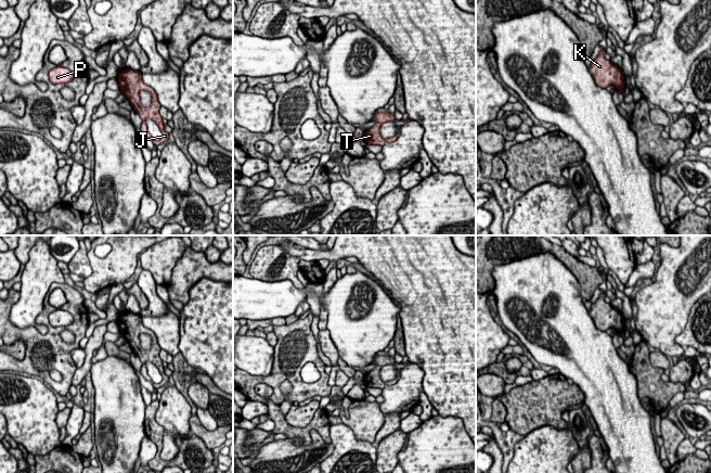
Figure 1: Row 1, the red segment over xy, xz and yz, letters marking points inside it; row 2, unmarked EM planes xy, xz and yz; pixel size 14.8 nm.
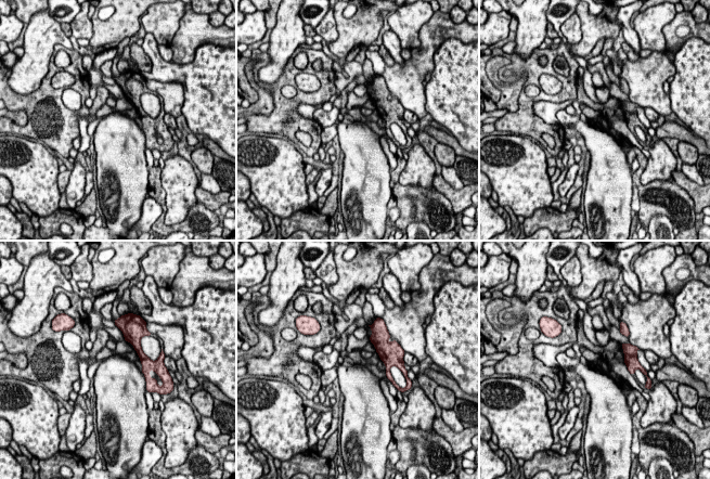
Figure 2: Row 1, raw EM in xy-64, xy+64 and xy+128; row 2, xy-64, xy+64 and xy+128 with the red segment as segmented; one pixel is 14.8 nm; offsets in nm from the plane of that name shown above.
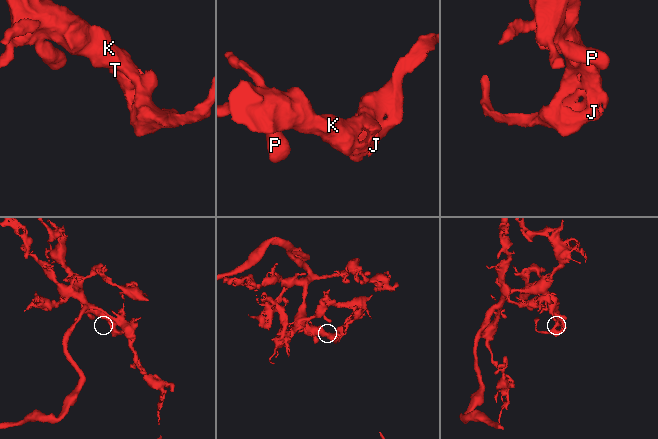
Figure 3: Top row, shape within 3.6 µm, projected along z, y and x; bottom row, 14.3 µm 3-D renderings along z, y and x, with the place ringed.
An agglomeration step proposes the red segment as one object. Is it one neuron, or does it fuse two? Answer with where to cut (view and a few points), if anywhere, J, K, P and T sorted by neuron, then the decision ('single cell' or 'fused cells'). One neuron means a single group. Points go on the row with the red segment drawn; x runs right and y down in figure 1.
cut none; groups J K P T; single cell

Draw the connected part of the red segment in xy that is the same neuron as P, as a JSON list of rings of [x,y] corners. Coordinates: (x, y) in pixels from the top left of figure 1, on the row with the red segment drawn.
[[[61,65],[55,66],[49,72],[49,79],[52,84],[64,84],[67,85],[74,78],[73,73]]]

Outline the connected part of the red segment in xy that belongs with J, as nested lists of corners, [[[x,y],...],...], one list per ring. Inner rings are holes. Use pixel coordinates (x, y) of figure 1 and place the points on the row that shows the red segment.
[[[126,68],[125,71],[119,72],[118,82],[120,86],[121,93],[126,95],[126,98],[132,104],[133,110],[140,115],[142,119],[141,131],[145,137],[152,140],[155,145],[159,145],[166,142],[169,138],[169,133],[165,131],[165,125],[163,123],[163,118],[159,114],[160,104],[157,99],[156,92],[148,86],[146,86],[142,81],[142,74],[140,71],[133,71],[130,68]],[[145,90],[152,94],[152,104],[150,107],[145,107],[141,104],[140,100],[140,91]],[[151,118],[154,123],[157,124],[158,128],[161,131],[161,139],[154,140],[146,128],[145,120]]]

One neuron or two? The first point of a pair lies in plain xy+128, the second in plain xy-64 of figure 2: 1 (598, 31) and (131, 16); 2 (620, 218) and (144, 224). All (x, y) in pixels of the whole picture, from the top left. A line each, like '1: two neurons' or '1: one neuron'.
1: one neuron
2: two neurons

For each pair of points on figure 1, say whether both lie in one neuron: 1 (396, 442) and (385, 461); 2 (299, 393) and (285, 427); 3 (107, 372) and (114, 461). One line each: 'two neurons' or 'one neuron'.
1: one neuron
2: two neurons
3: one neuron

